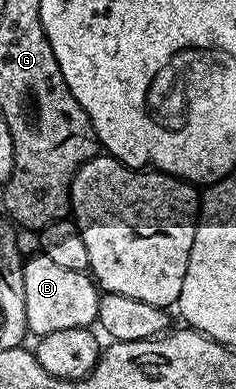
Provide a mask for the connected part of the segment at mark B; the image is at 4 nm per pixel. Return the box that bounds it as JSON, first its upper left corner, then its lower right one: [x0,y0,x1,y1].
[23,252,100,336]

